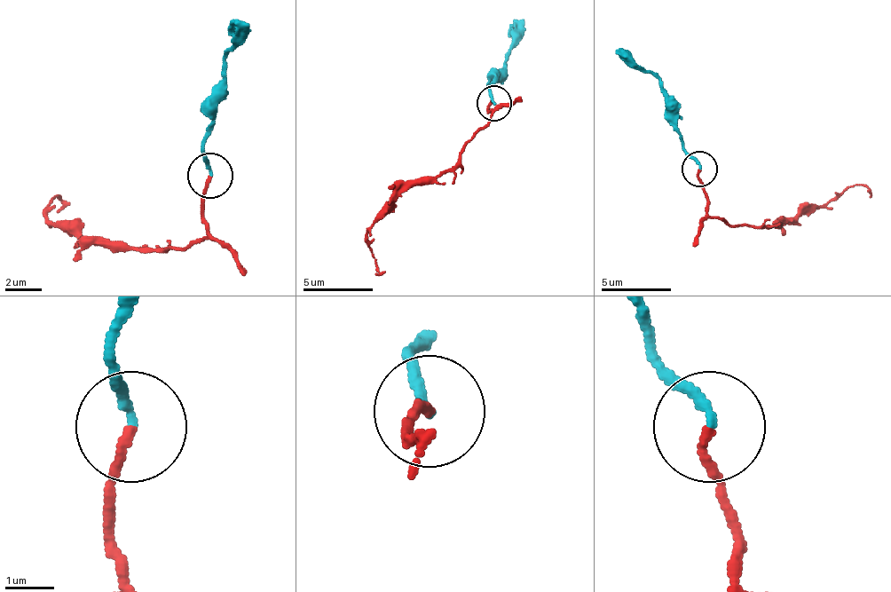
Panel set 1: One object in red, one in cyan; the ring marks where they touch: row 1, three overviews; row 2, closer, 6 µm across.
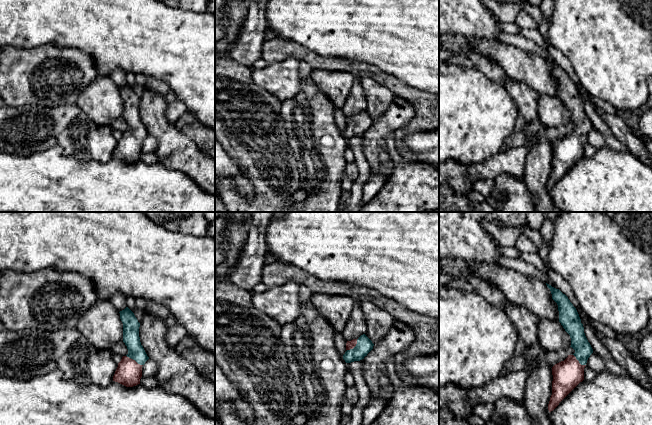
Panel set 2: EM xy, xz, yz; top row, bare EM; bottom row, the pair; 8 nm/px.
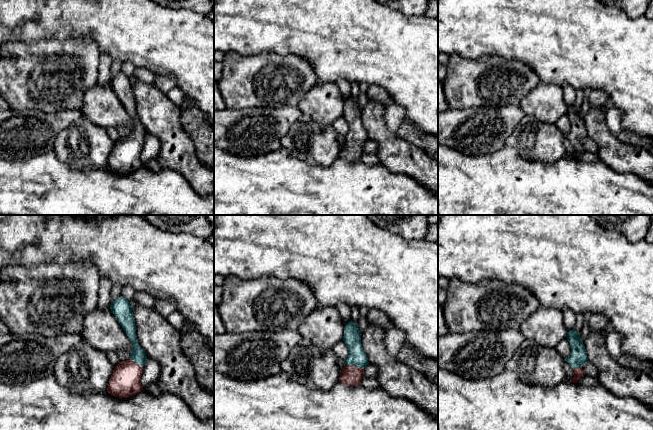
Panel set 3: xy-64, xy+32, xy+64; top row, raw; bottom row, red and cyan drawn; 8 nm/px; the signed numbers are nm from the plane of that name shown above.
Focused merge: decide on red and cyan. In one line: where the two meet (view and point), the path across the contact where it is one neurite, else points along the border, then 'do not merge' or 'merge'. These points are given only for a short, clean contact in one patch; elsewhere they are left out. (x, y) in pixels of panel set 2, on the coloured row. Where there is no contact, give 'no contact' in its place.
meets red in xy at (134, 360); runs through xy (128, 373), (130, 365), (134, 360), (134, 345), (131, 338); merge

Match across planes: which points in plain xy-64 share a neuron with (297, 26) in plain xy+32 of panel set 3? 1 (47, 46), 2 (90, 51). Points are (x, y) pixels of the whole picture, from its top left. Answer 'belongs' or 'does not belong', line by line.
1: does not belong
2: does not belong

